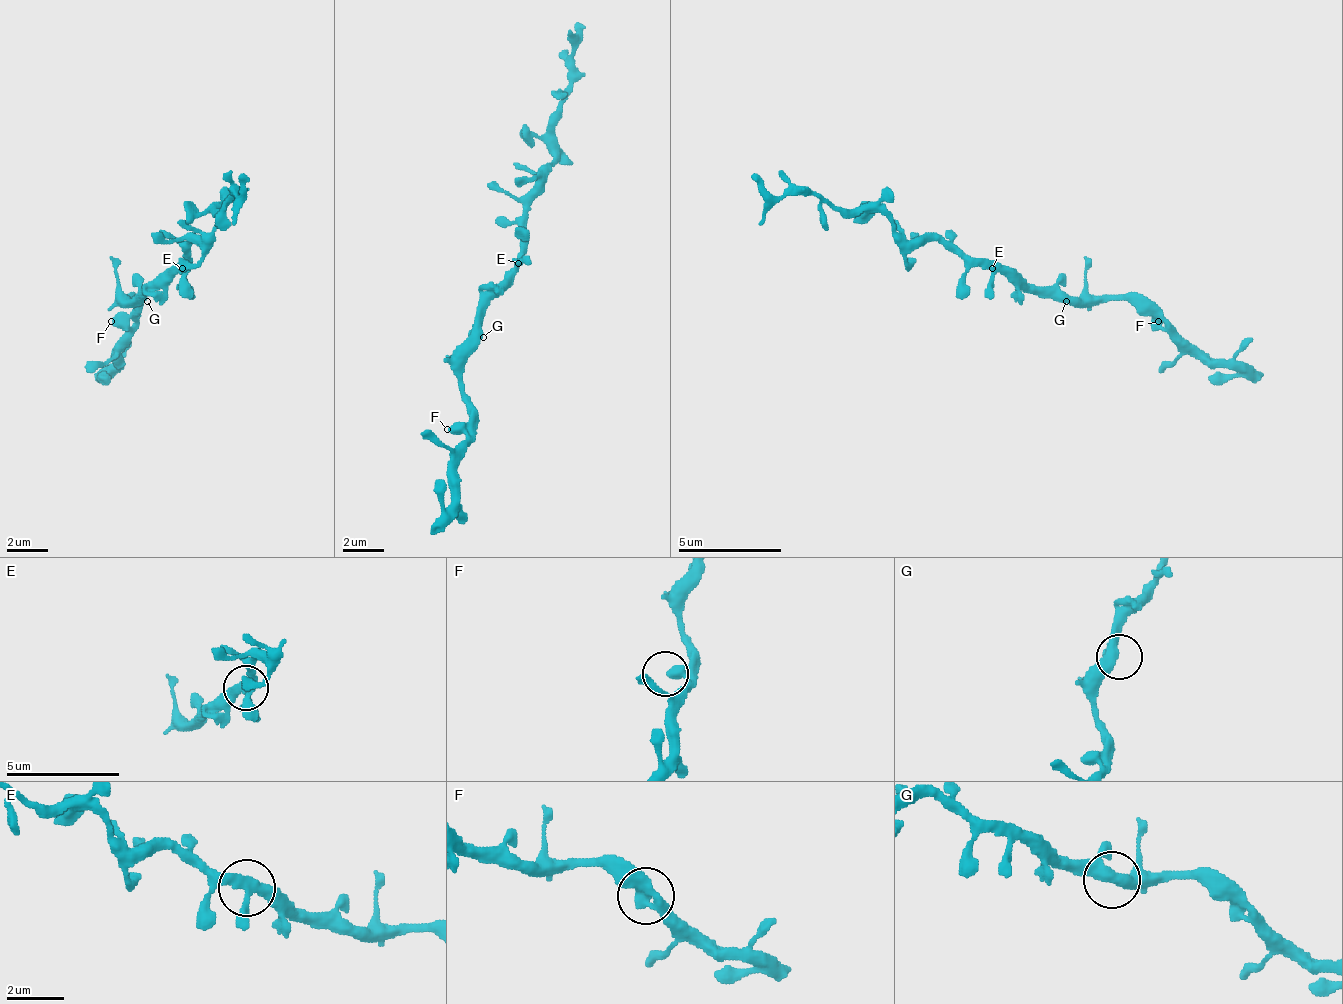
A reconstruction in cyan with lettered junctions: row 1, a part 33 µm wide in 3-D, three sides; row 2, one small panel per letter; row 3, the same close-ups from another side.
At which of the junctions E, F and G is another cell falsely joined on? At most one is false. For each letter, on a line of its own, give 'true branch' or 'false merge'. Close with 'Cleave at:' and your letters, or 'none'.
E: true branch
F: true branch
G: true branch
Cleave at: none

